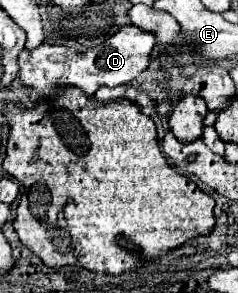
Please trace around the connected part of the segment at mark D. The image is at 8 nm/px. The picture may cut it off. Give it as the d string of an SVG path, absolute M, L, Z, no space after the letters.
M128 24L122 26L116 34L106 38L102 44L86 50L84 54L78 54L72 48L66 46L52 46L52 44L42 44L36 50L22 50L18 56L20 64L20 80L34 88L36 94L48 96L52 94L54 88L58 86L78 86L82 88L88 96L92 96L98 86L118 86L118 84L128 84L134 80L152 60L152 48L156 44L156 34L138 30L136 26Z

